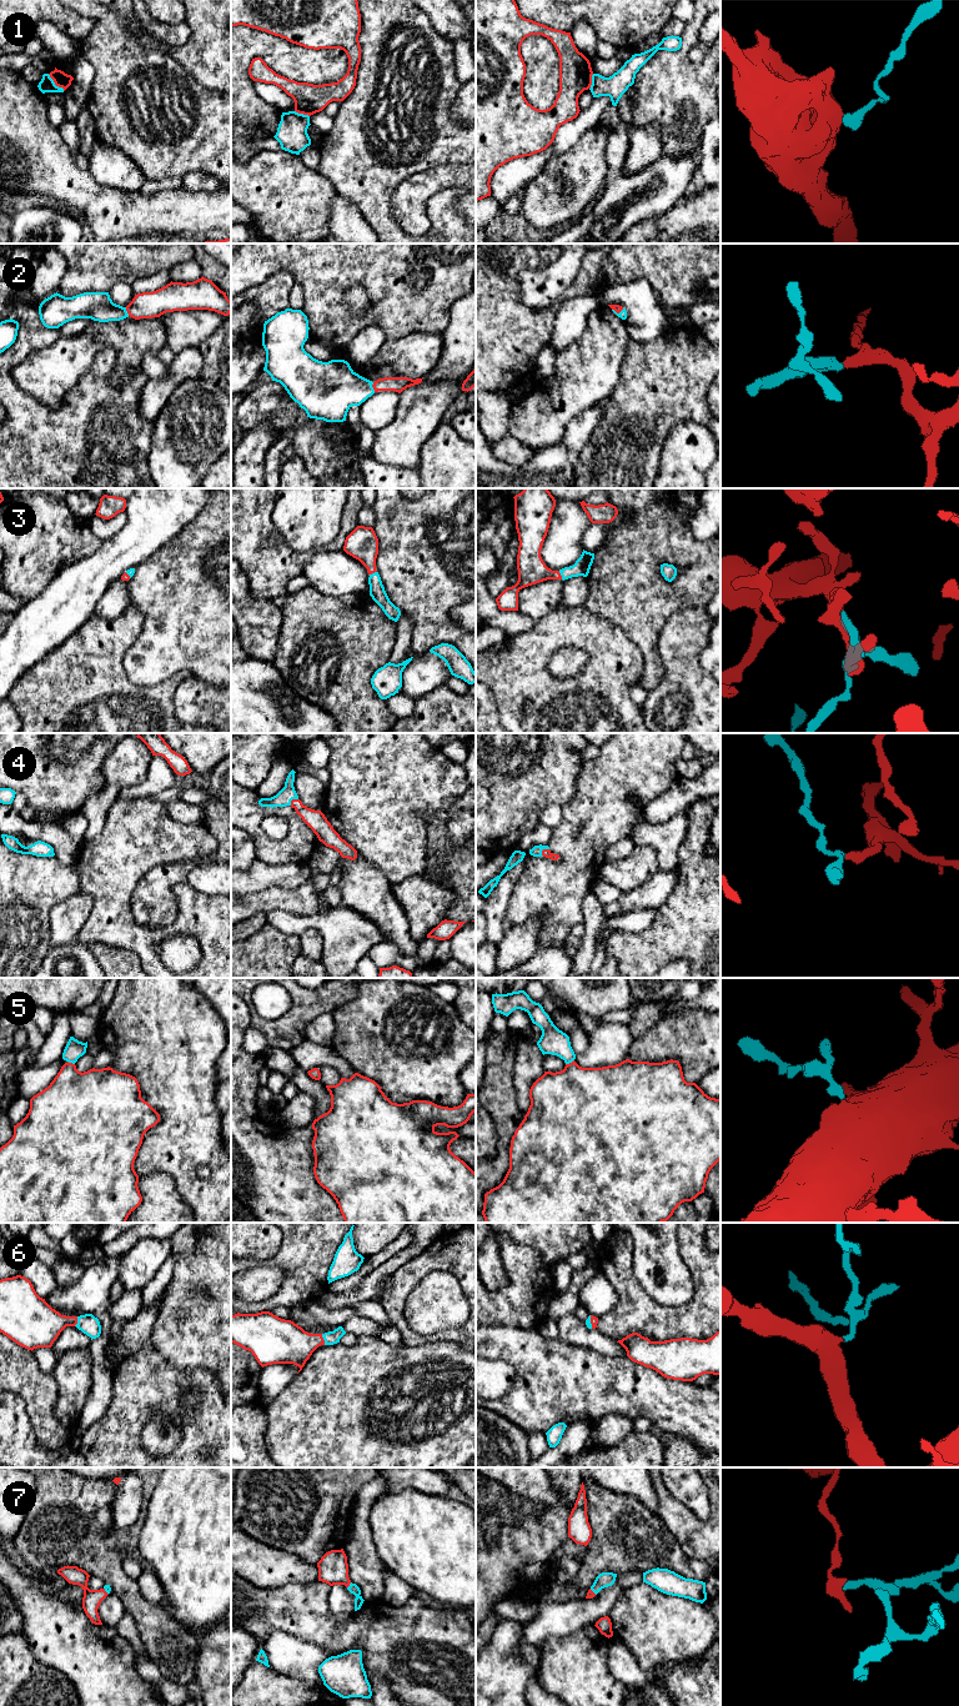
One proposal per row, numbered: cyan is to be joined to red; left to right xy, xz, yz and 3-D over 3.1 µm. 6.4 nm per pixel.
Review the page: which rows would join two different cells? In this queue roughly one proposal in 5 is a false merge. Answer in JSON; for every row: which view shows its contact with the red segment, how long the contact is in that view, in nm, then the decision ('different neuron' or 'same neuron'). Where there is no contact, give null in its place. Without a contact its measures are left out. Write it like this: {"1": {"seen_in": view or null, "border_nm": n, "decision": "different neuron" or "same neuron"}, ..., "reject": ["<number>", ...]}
{"1": {"seen_in": "xy", "border_nm": 160, "decision": "different neuron"}, "2": {"seen_in": "xz", "border_nm": 70, "decision": "same neuron"}, "3": {"seen_in": "yz", "border_nm": 60, "decision": "same neuron"}, "4": {"seen_in": "yz", "border_nm": 70, "decision": "same neuron"}, "5": {"seen_in": "yz", "border_nm": 70, "decision": "same neuron"}, "6": {"seen_in": "xz", "border_nm": 80, "decision": "same neuron"}, "7": {"seen_in": "xz", "border_nm": 50, "decision": "same neuron"}, "reject": ["1"]}

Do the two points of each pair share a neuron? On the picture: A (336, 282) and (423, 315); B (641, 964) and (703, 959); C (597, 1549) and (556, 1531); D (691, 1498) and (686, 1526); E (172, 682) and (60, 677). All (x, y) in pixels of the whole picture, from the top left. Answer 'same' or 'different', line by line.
A: same
B: same
C: different
D: different
E: same

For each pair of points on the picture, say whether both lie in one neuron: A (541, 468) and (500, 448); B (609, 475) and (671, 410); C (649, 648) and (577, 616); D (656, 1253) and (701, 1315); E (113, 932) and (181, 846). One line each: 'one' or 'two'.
A: two
B: one
C: two
D: two
E: one

